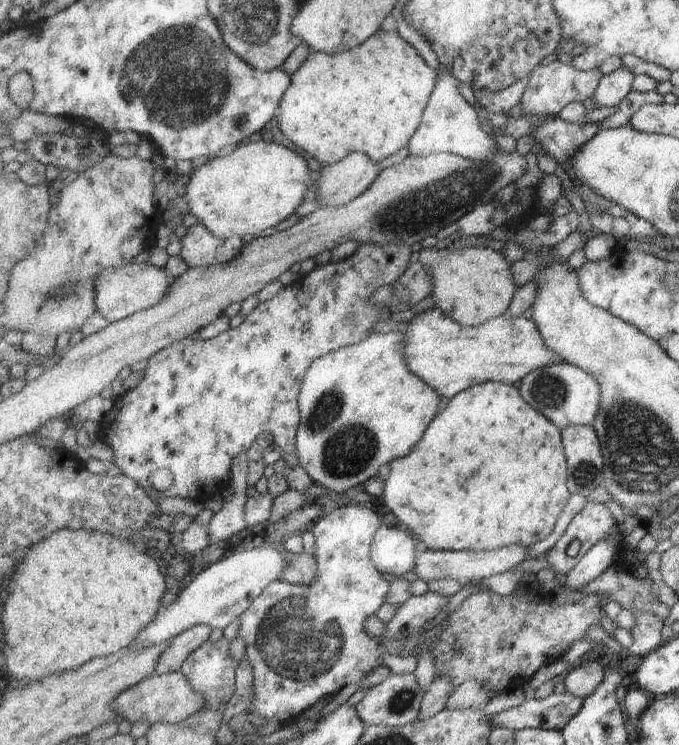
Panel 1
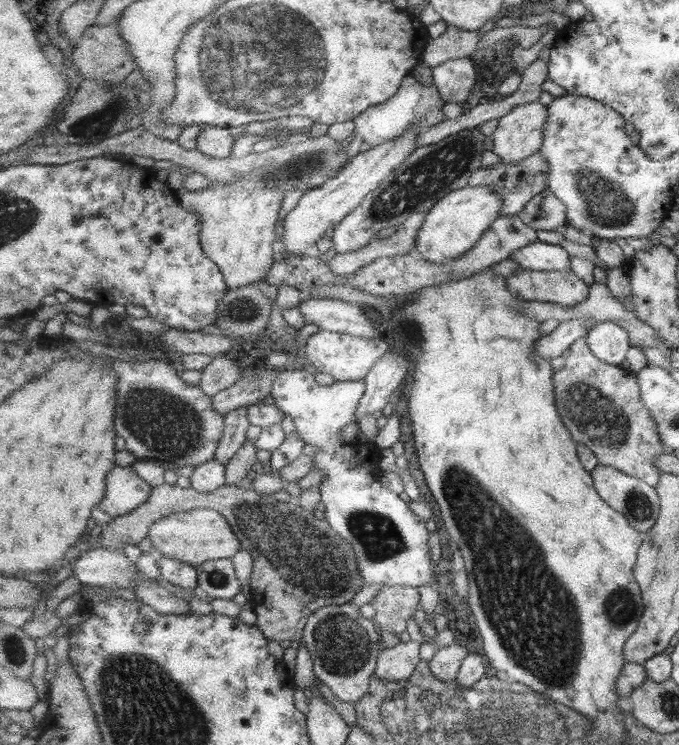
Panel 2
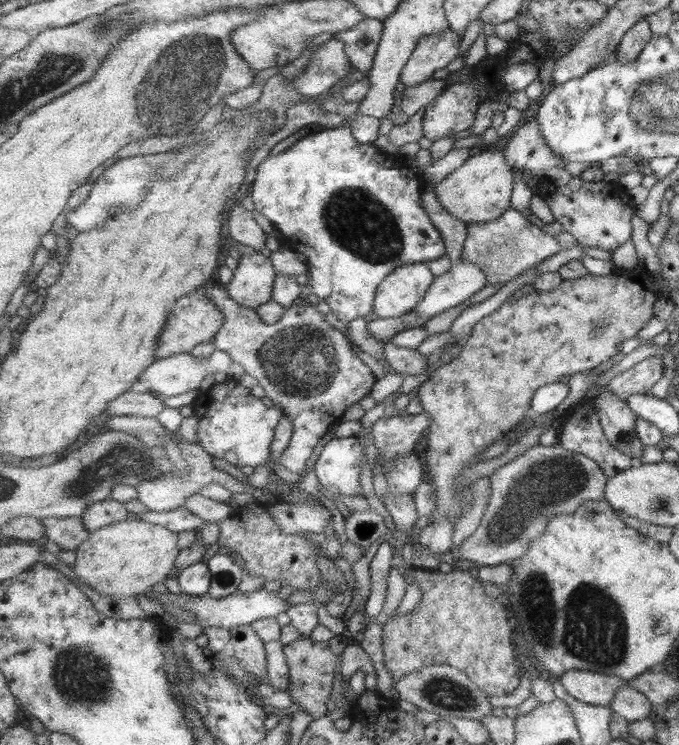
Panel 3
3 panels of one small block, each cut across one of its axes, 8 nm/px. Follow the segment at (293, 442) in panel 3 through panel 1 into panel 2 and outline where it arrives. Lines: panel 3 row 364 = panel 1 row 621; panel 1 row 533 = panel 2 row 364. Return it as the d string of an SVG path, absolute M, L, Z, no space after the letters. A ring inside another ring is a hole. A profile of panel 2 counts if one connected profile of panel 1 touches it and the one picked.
M319 330L308 338L305 347L306 356L316 372L329 373L335 381L360 381L372 372L373 366L385 356L390 345L380 338L359 338L347 333Z

